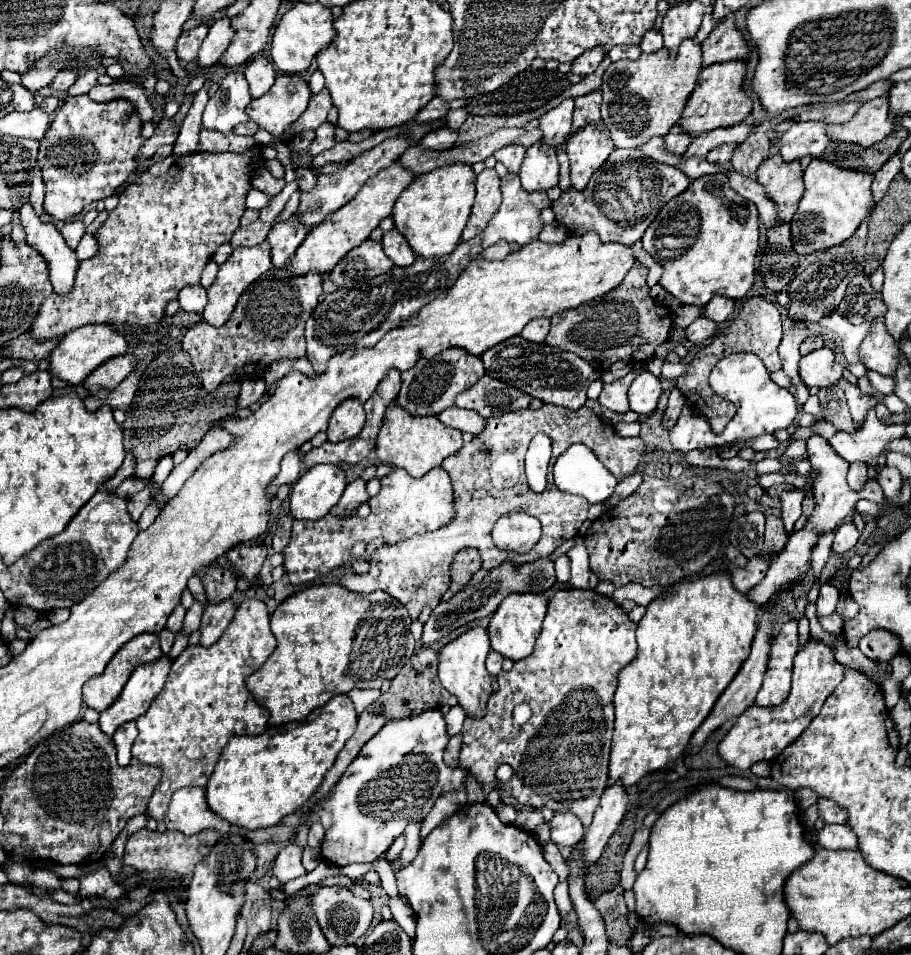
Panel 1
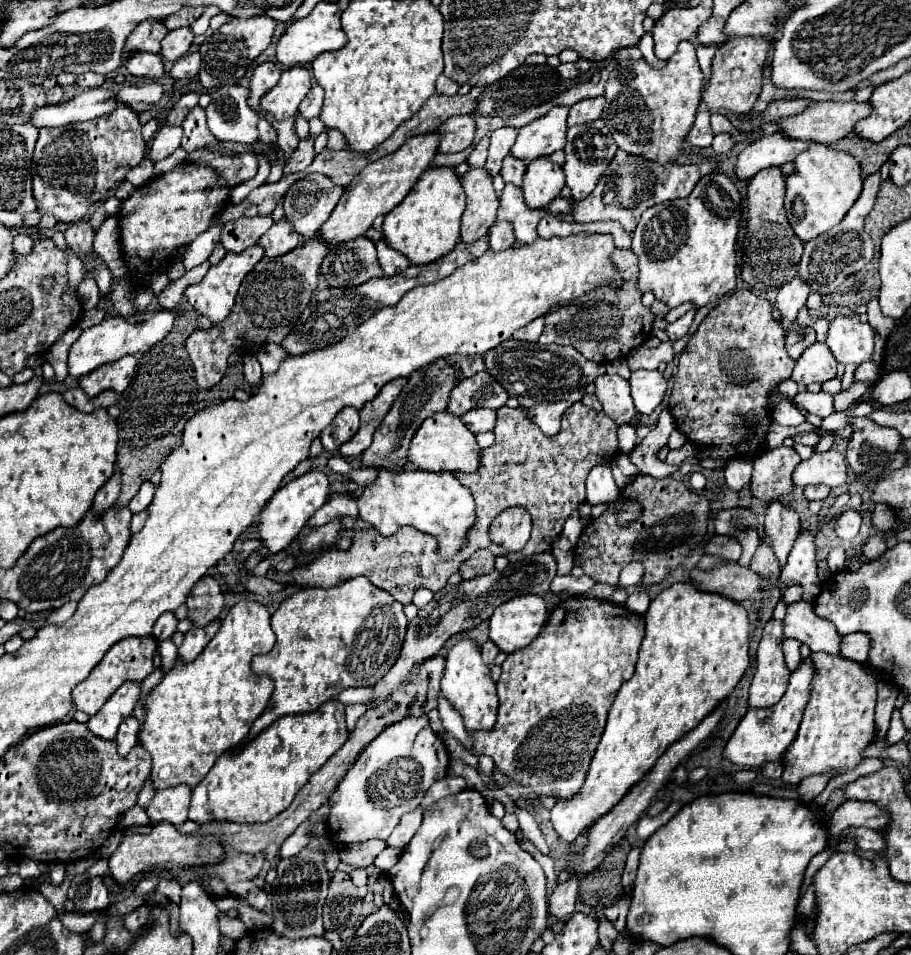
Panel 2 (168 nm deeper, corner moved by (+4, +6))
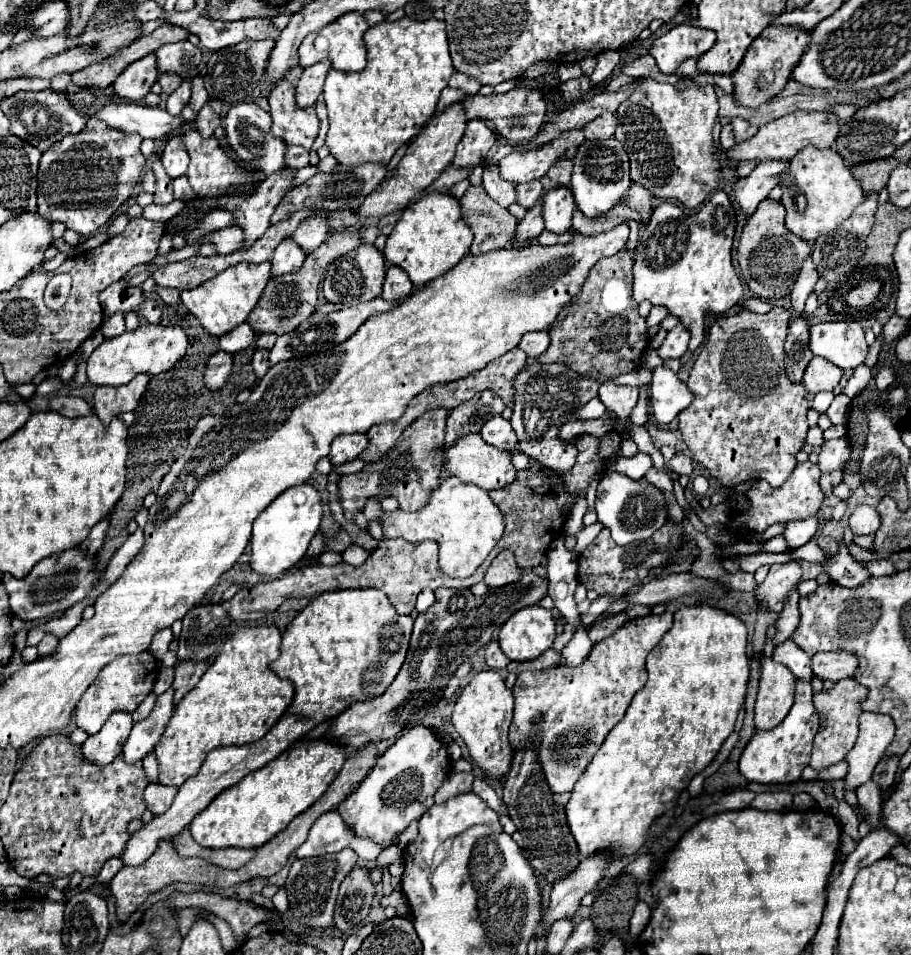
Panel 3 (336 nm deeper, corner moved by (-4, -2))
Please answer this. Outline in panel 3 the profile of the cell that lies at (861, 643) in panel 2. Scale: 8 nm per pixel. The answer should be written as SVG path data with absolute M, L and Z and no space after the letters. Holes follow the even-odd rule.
M825 652L811 658L813 676L819 680L839 682L843 678L853 678L857 670L857 658L849 652Z

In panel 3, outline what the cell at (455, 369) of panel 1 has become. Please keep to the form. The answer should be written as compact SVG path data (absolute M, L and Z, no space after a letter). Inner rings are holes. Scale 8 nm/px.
M445 408L429 410L401 434L393 450L389 450L389 454L383 456L385 460L381 458L377 462L371 462L357 474L341 474L337 486L339 486L339 498L341 498L345 518L353 522L355 514L365 508L365 502L369 498L377 498L381 502L387 496L379 492L389 490L389 488L391 488L391 498L399 502L401 510L405 512L421 510L421 506L429 502L429 494L433 494L433 490L439 486L439 474L443 468L439 450L443 446L445 420L447 420Z

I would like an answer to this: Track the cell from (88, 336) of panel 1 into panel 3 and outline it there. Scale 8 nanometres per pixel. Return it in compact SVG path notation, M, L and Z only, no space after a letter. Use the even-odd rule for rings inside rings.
M143 324L133 332L123 332L117 338L105 340L87 362L87 378L95 386L123 386L137 374L169 372L187 352L187 334L181 326Z

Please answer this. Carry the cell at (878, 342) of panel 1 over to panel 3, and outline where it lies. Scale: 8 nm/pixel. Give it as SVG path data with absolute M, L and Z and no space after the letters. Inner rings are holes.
M823 322L809 328L809 348L841 370L853 370L867 356L865 332L857 322Z

